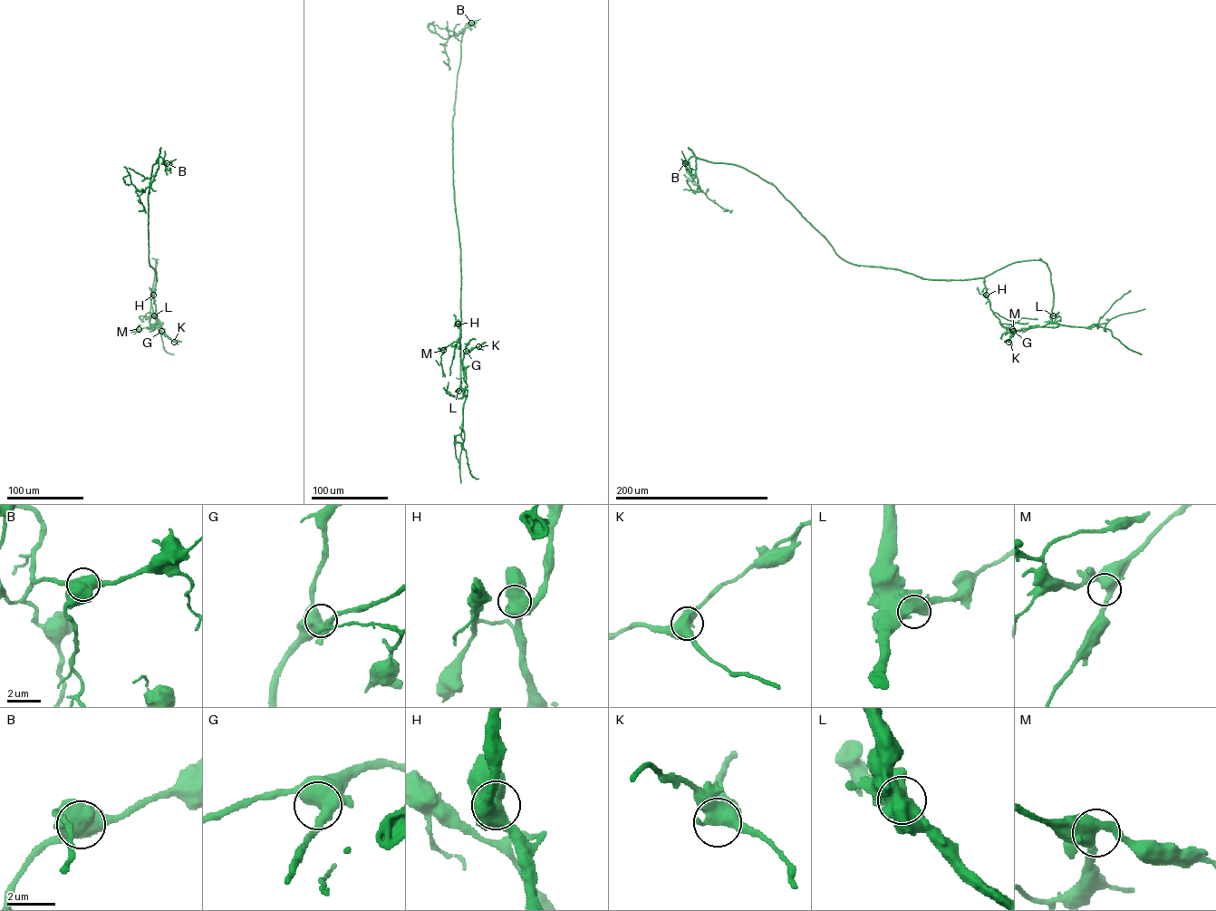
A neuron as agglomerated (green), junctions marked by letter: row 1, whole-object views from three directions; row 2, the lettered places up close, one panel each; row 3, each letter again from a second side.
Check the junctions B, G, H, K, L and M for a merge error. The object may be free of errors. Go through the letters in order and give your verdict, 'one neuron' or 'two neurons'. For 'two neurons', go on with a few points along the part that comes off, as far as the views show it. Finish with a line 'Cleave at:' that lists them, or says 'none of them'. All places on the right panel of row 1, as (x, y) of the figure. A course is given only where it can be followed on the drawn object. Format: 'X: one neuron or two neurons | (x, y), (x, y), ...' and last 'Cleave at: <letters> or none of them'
B: one neuron
G: one neuron
H: one neuron
K: one neuron
L: one neuron
M: one neuron
Cleave at: none of them

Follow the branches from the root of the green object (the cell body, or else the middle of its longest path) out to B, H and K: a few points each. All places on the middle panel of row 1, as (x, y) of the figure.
B: (459, 237), (453, 185), (452, 121), (461, 36), (471, 23)
H: (459, 237), (461, 320), (458, 324)
K: (459, 237), (461, 382), (455, 391), (467, 386), (462, 367), (464, 353), (478, 346)

